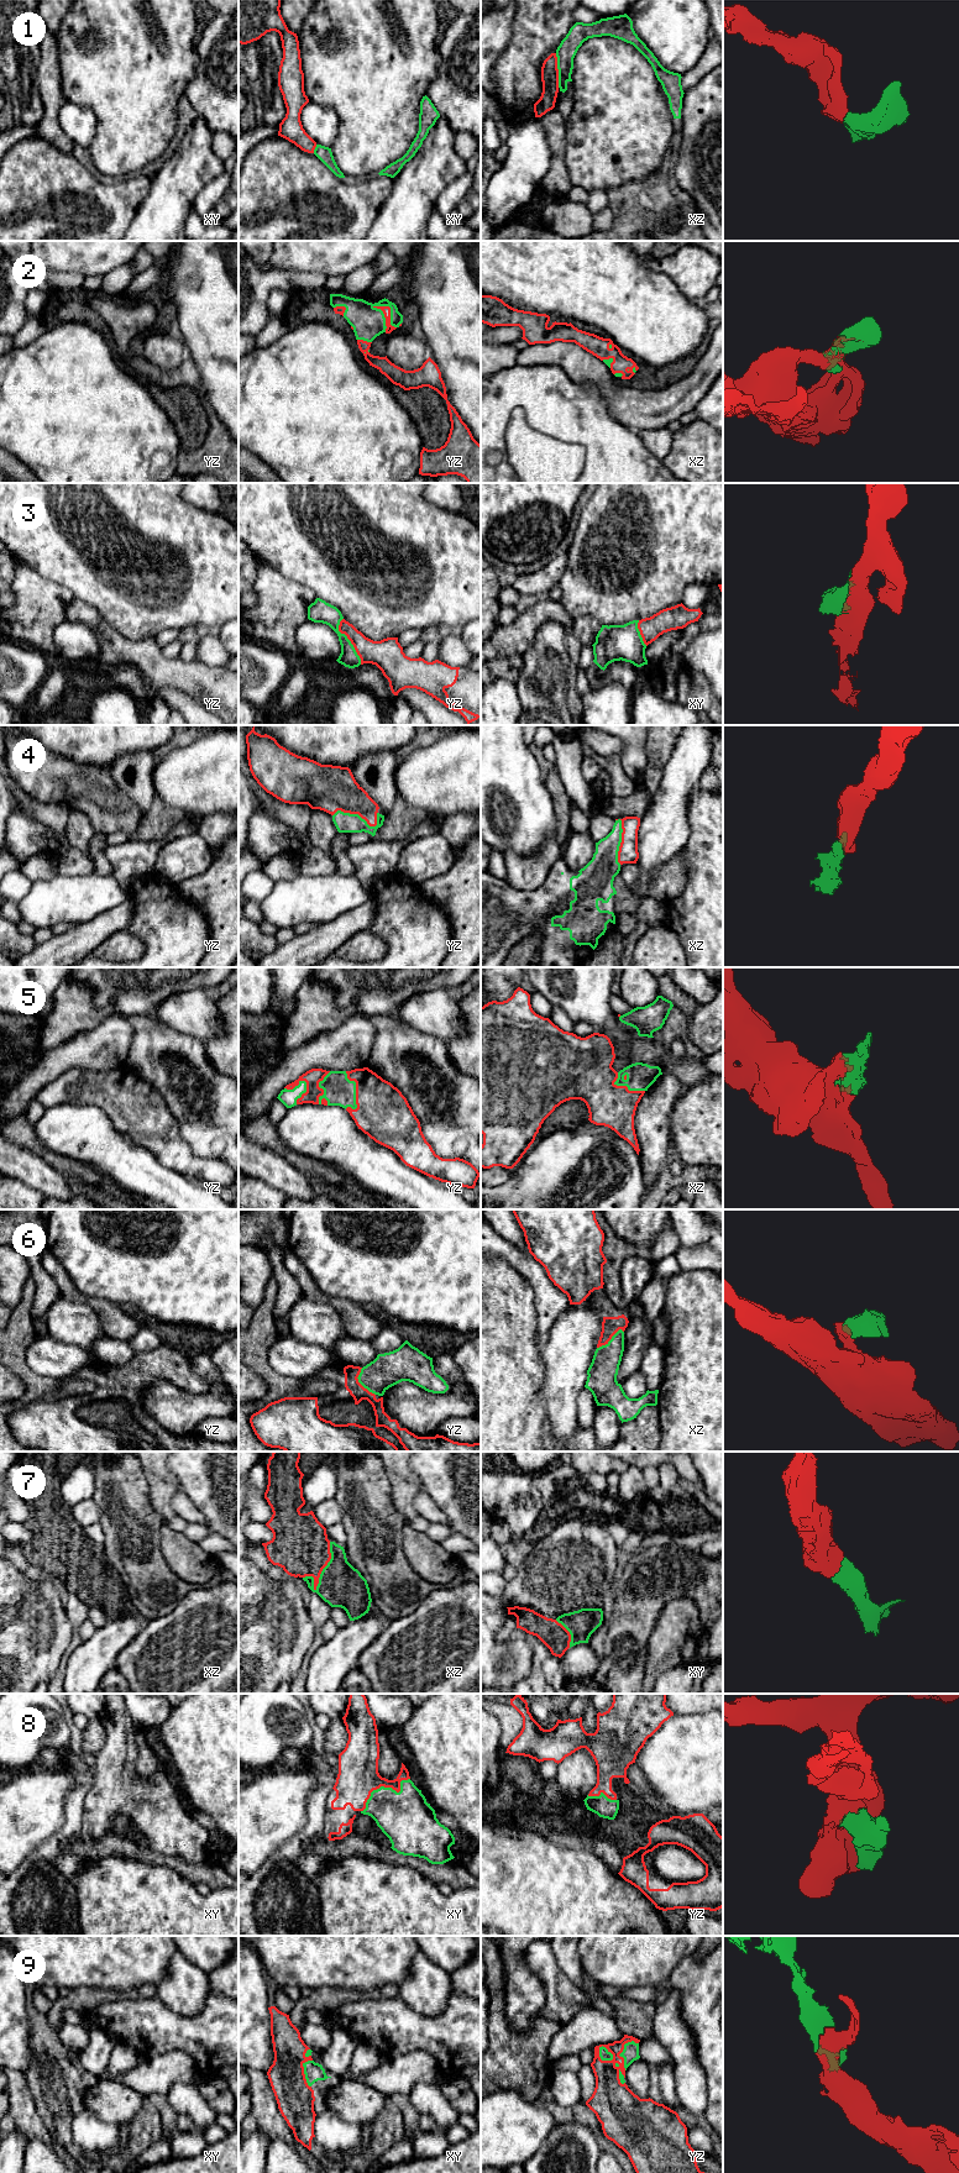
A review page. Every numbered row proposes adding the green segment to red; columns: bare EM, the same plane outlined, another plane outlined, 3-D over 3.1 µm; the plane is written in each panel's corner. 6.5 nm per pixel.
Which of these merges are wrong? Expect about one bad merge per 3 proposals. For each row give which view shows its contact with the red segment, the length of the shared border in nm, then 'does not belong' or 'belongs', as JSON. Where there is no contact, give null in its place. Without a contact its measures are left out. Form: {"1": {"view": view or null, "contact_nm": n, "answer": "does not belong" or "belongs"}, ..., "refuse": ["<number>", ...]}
{"1": {"view": "xz", "contact_nm": 220, "answer": "does not belong"}, "2": {"view": "yz", "contact_nm": 220, "answer": "belongs"}, "3": {"view": "yz", "contact_nm": 320, "answer": "belongs"}, "4": {"view": "yz", "contact_nm": 300, "answer": "belongs"}, "5": {"view": "yz", "contact_nm": 240, "answer": "belongs"}, "6": {"view": "yz", "contact_nm": 200, "answer": "belongs"}, "7": {"view": "xz", "contact_nm": 340, "answer": "belongs"}, "8": {"view": "xy", "contact_nm": 380, "answer": "belongs"}, "9": {"view": "yz", "contact_nm": 130, "answer": "belongs"}, "refuse": ["1"]}

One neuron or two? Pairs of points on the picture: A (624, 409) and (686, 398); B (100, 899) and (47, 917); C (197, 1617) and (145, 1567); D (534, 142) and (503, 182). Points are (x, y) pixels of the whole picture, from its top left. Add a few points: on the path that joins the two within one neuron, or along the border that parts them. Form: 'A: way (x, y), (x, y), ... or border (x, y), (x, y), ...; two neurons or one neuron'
A: way (639, 409), (656, 409), (671, 403); one neuron
B: way (87, 899), (64, 899), (61, 903); one neuron
C: border (207, 1588), (194, 1588), (172, 1611), (157, 1618); two neurons
D: way (529, 152), (529, 156), (513, 172); one neuron

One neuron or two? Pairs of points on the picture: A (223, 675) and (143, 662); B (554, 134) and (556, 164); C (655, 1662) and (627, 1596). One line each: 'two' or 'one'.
A: one
B: one
C: two

